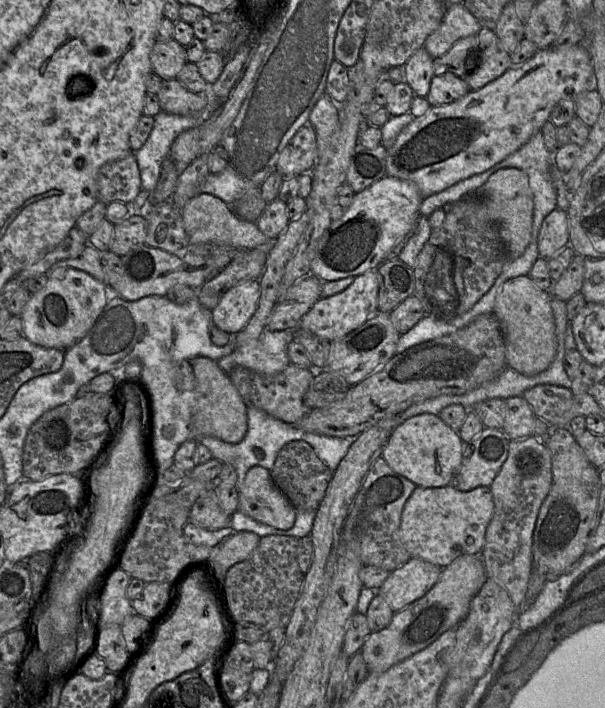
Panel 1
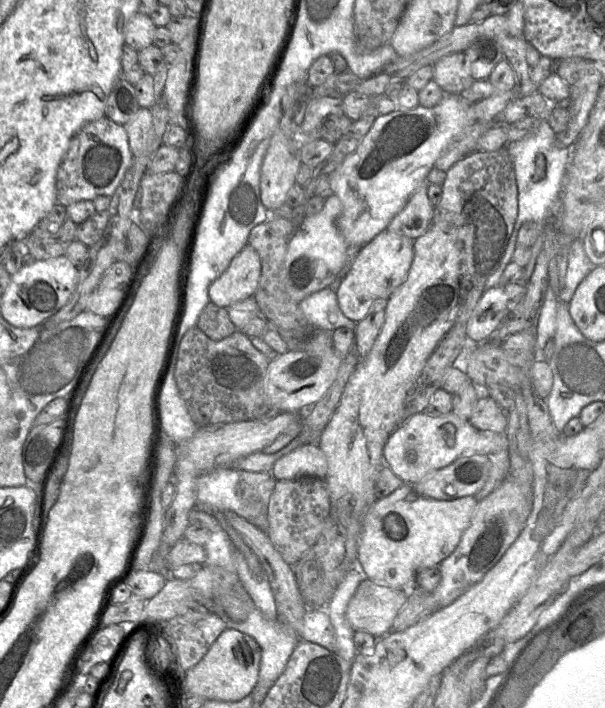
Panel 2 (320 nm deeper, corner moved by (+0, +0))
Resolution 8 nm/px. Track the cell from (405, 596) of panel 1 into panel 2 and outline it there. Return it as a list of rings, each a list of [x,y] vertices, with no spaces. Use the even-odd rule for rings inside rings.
[[[369,578],[363,579],[348,603],[346,620],[354,632],[363,631],[377,639],[383,638],[391,632],[393,622],[407,599],[408,594],[403,590],[385,586]]]

